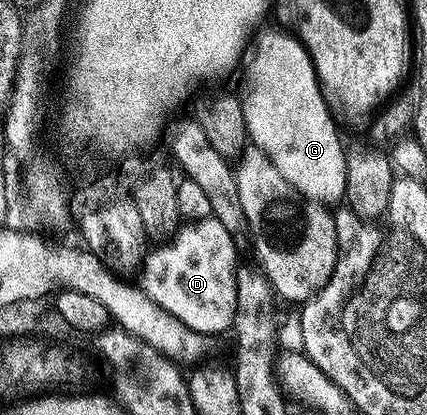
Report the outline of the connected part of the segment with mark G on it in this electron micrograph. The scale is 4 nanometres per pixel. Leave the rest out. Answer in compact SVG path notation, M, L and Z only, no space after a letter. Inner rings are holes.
M267 31L258 36L250 52L251 64L247 67L247 84L241 92L245 125L248 140L259 147L277 165L277 173L297 189L309 201L330 205L344 198L347 193L347 156L343 143L339 140L339 131L335 128L336 116L323 100L323 90L319 88L319 79L315 76L315 67L307 48L299 42L294 34L286 35L283 31Z

